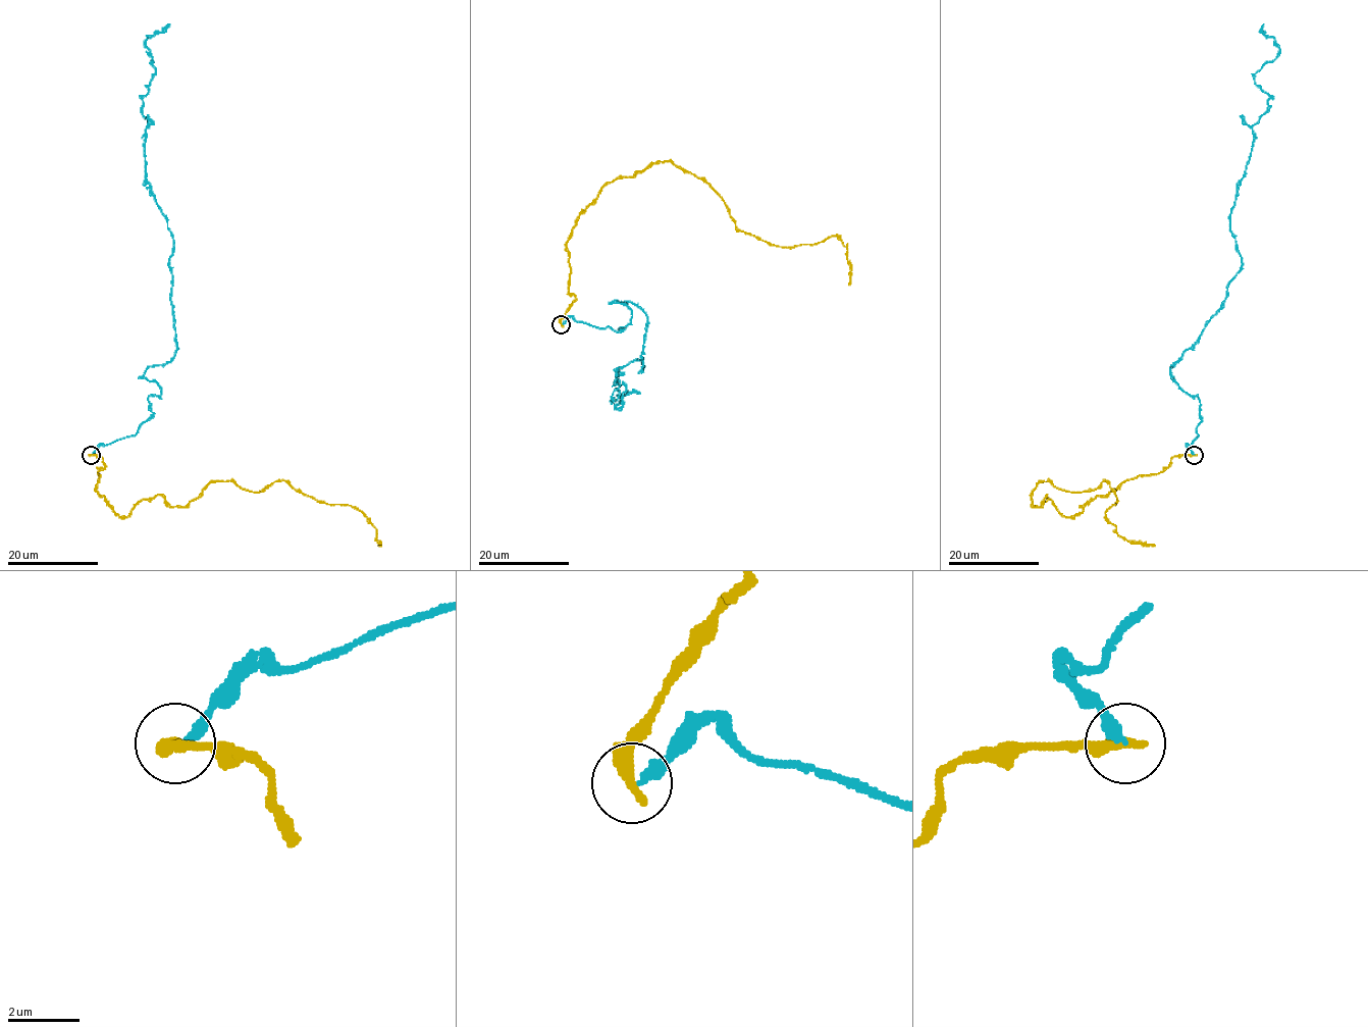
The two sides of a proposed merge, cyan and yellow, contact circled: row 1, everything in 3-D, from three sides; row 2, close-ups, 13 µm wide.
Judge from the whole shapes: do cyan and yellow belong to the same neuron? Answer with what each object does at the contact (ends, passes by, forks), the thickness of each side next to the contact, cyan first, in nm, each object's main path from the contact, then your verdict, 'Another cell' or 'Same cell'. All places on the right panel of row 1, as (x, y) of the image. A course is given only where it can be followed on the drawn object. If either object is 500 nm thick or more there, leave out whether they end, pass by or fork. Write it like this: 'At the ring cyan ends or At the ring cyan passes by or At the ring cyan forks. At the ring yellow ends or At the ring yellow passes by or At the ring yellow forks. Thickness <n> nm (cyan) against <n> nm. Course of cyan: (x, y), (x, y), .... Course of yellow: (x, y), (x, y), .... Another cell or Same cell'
At the ring cyan ends. At the ring yellow ends. Thickness 320 nm (cyan) against 400 nm. Course of cyan: (1195, 454), (1199, 398), (1170, 372), (1242, 264), (1230, 213), (1269, 95), (1254, 74), (1279, 50), (1263, 23). Course of yellow: (1195, 454), (1073, 516), (1047, 495), (1034, 506), (1032, 492), (1105, 480), (1116, 532), (1155, 546). Another cell

